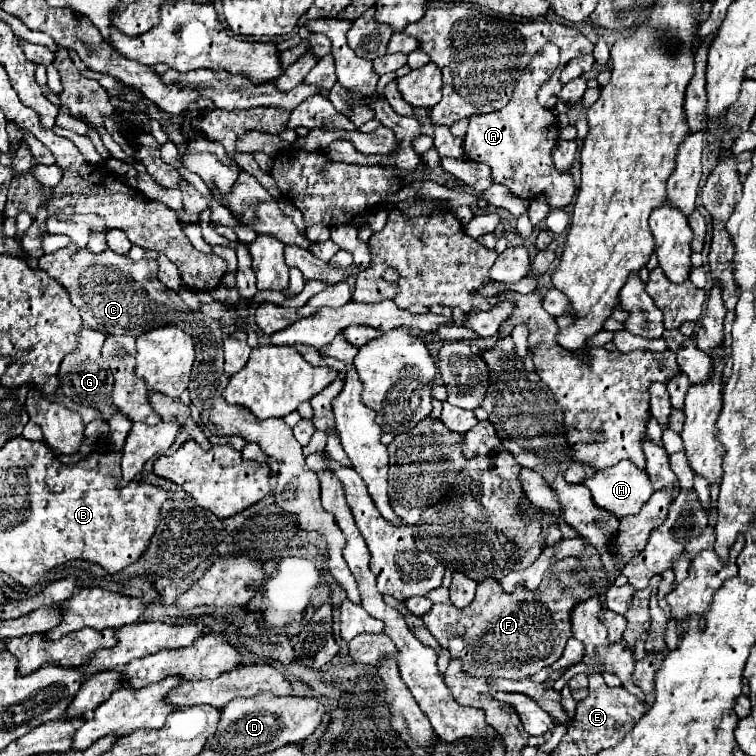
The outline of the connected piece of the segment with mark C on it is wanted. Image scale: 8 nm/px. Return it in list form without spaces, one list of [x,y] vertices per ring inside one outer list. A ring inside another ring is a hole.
[[[72,242],[64,250],[44,254],[40,258],[40,268],[68,290],[70,300],[80,310],[86,328],[104,334],[128,334],[138,338],[154,328],[170,324],[180,326],[180,312],[174,310],[174,300],[178,300],[178,294],[164,288],[158,280],[158,264],[154,260],[142,258],[140,262],[134,262],[128,256],[114,254],[112,250],[92,254],[88,248],[78,250]]]

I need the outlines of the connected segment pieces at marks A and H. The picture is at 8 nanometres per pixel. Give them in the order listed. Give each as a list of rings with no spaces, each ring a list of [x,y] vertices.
[[[542,46],[542,50],[534,54],[522,76],[518,78],[512,100],[492,114],[470,118],[464,136],[464,154],[470,160],[488,164],[492,168],[492,180],[496,184],[504,184],[510,194],[526,200],[544,196],[550,208],[564,210],[572,204],[578,186],[570,172],[558,172],[552,164],[552,152],[558,144],[558,118],[554,112],[542,108],[536,100],[538,88],[550,78],[556,66],[558,46]]]
[[[622,460],[616,466],[598,470],[594,476],[584,480],[584,486],[590,490],[592,494],[592,502],[602,508],[608,510],[610,514],[618,516],[618,518],[626,518],[630,514],[638,514],[638,510],[644,506],[644,502],[652,496],[652,484],[650,478],[644,470],[638,470],[630,460]]]

